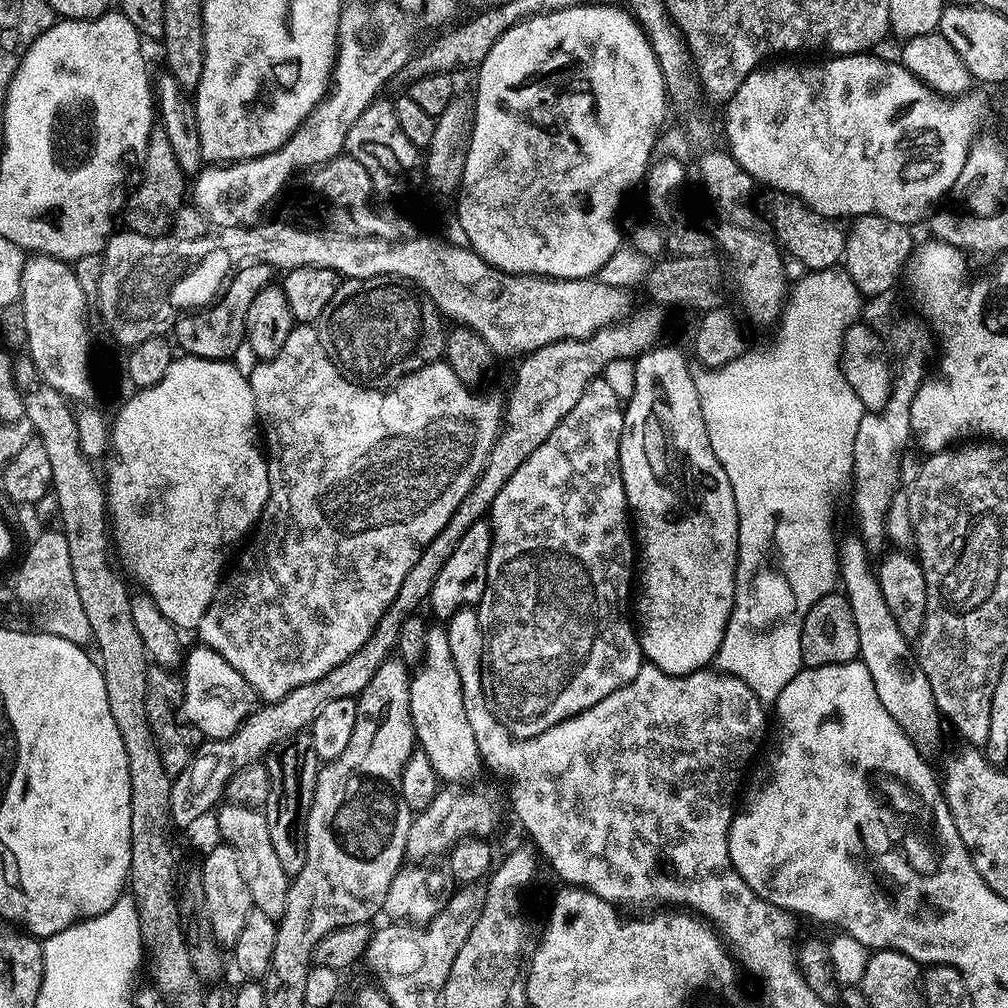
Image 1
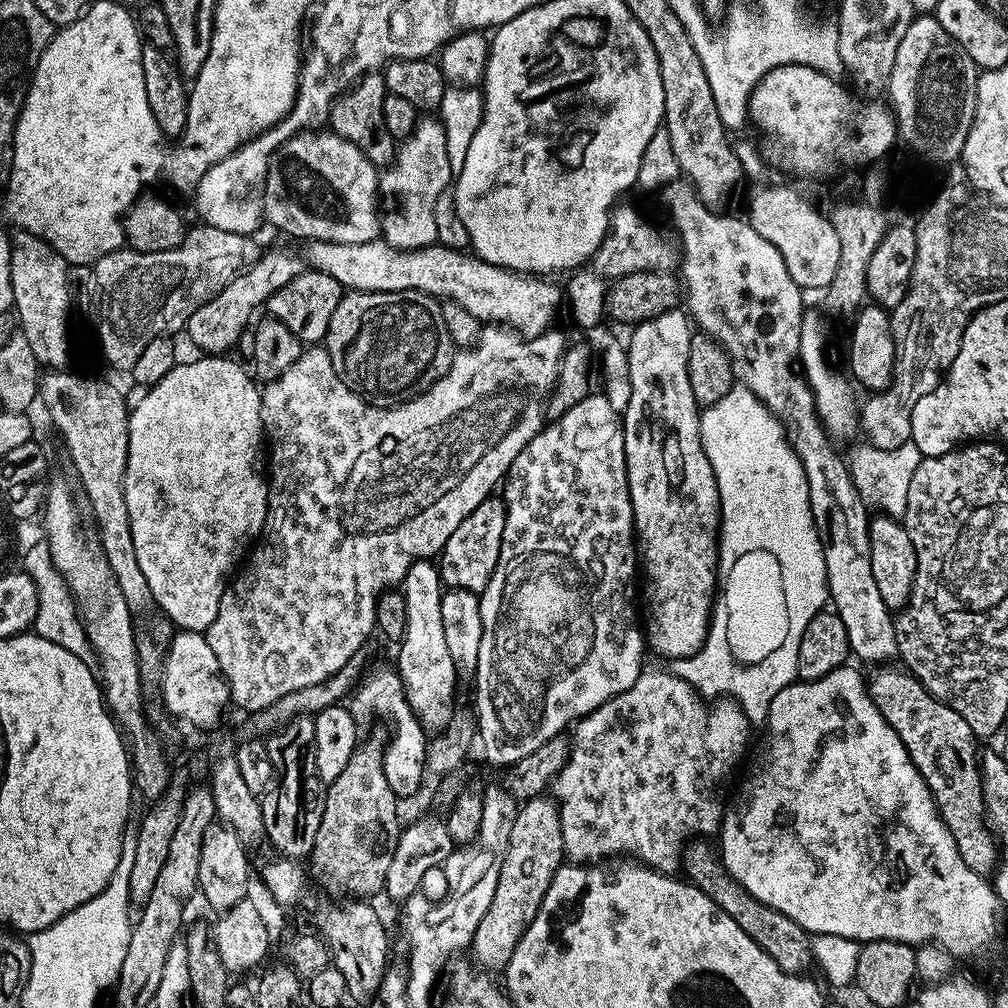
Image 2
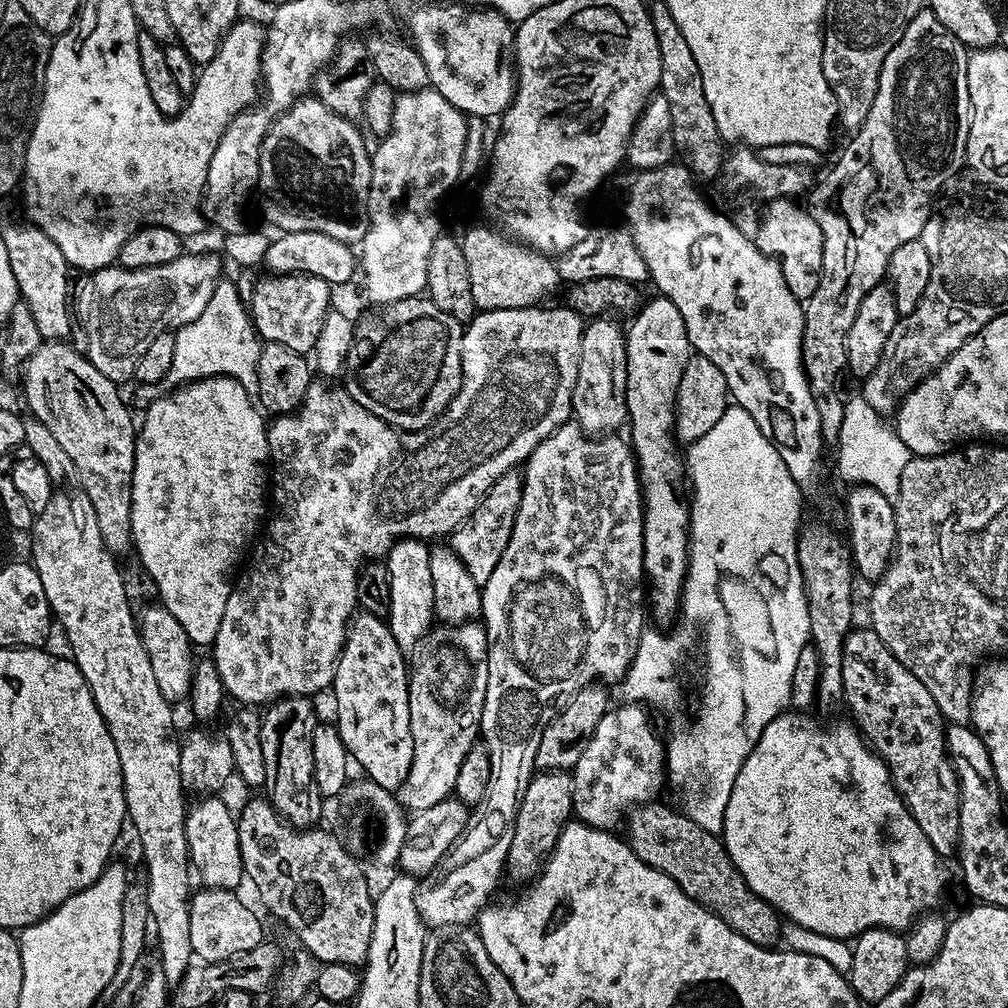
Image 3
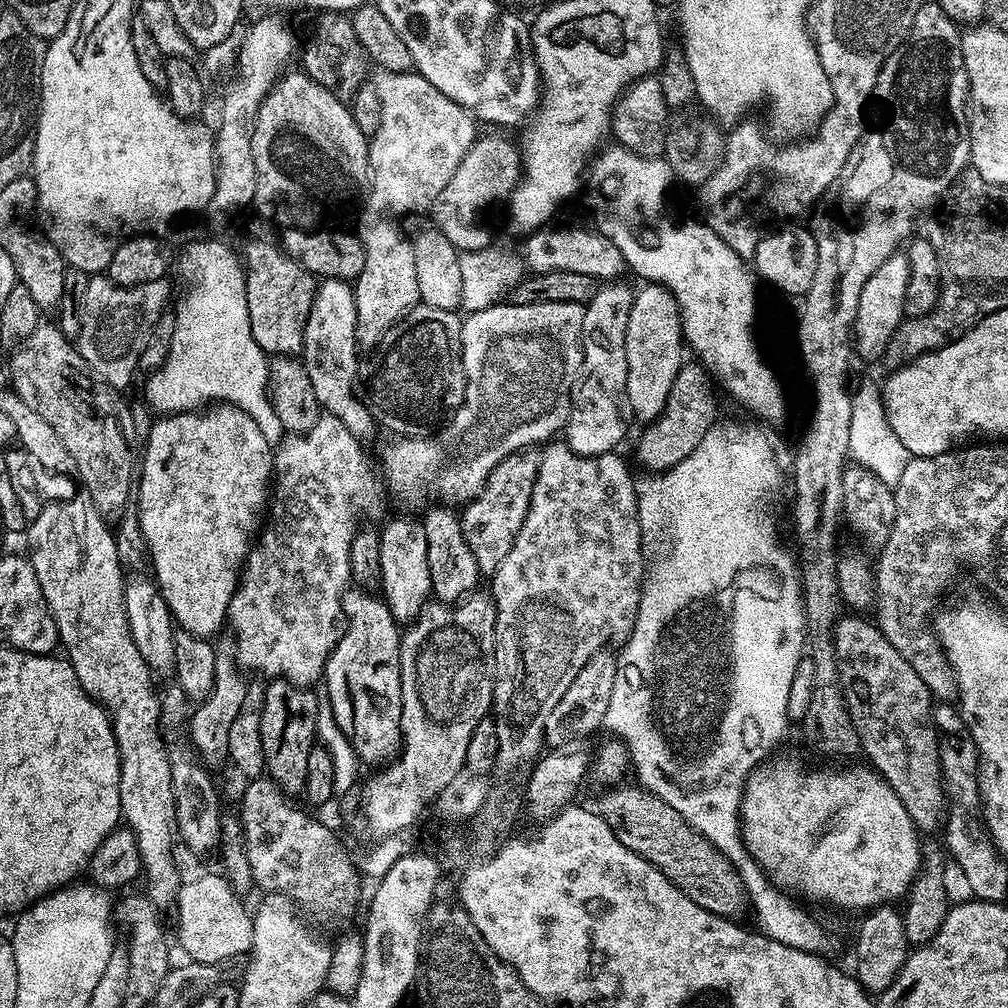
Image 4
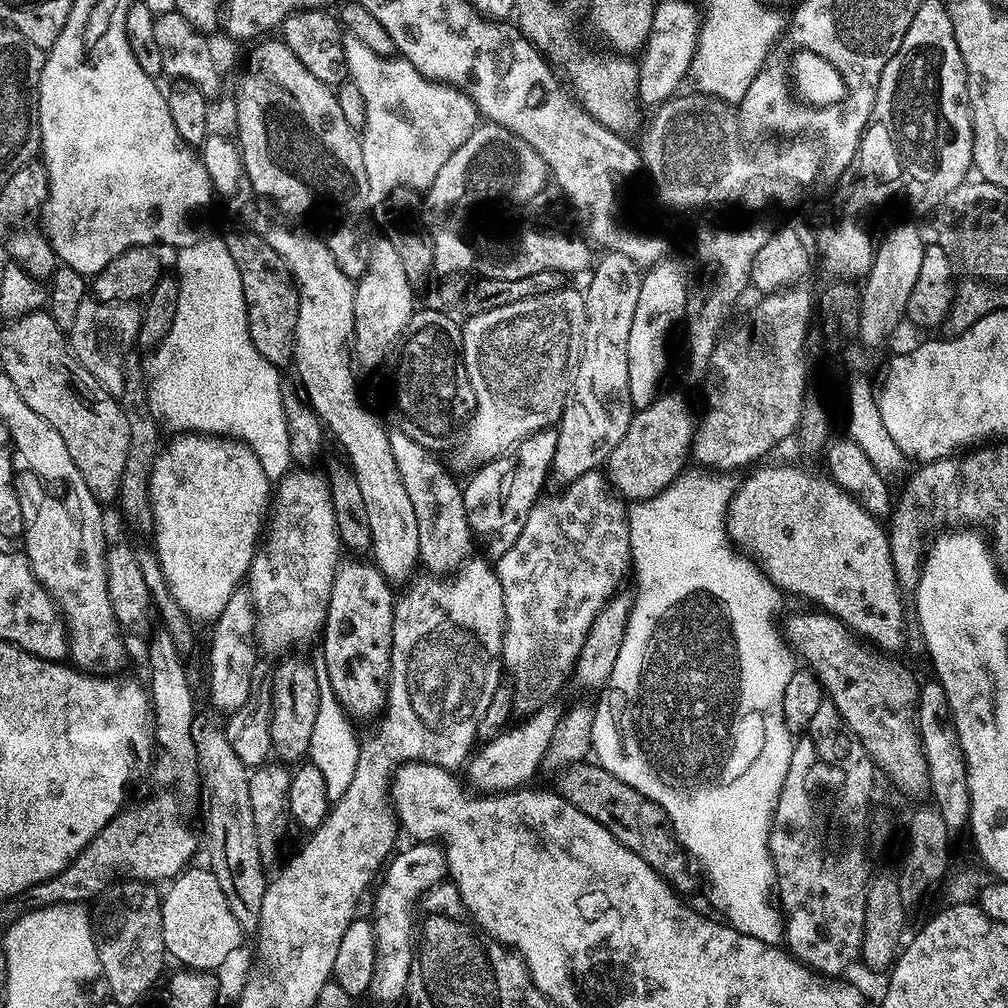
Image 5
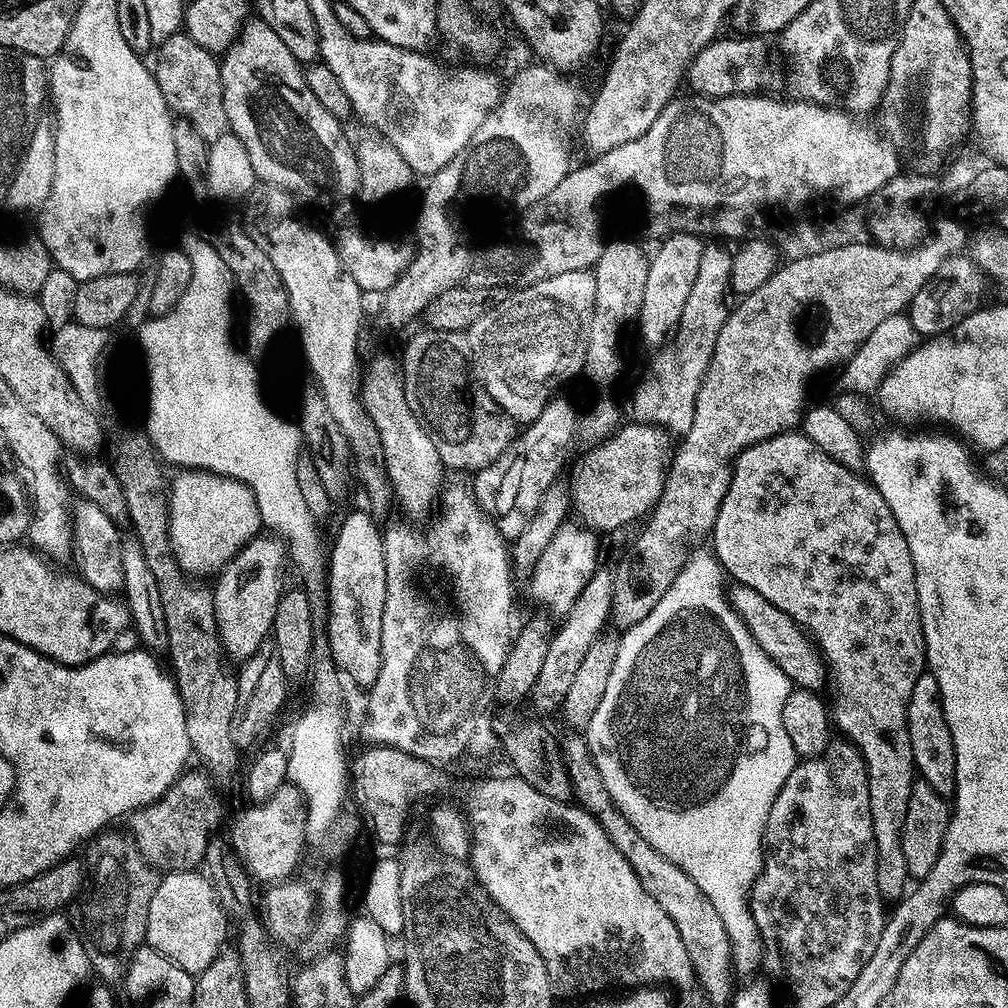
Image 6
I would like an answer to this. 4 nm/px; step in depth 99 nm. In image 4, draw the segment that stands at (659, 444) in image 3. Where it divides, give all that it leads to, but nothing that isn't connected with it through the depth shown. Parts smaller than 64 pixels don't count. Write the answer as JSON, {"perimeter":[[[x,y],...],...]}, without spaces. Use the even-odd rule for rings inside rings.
{"perimeter":[[[648,282],[643,287],[641,292],[633,295],[630,322],[626,328],[626,390],[630,394],[633,417],[640,419],[641,416],[648,422],[659,416],[666,406],[670,386],[674,386],[674,378],[686,360],[686,341],[680,303],[675,295],[662,284]]]}

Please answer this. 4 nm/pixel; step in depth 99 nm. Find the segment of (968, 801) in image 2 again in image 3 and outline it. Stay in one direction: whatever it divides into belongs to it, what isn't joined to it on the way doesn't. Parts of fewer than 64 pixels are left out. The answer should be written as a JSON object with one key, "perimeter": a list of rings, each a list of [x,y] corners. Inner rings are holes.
{"perimeter":[[[853,627],[844,640],[842,654],[842,682],[844,683],[843,703],[852,711],[851,719],[861,736],[868,741],[876,755],[884,759],[892,785],[896,787],[904,804],[910,810],[914,822],[922,826],[922,834],[934,846],[934,850],[942,858],[953,855],[960,839],[960,787],[952,759],[948,757],[946,739],[946,721],[938,708],[938,702],[930,695],[930,690],[922,685],[920,679],[902,665],[894,654],[878,638],[871,627]]]}

